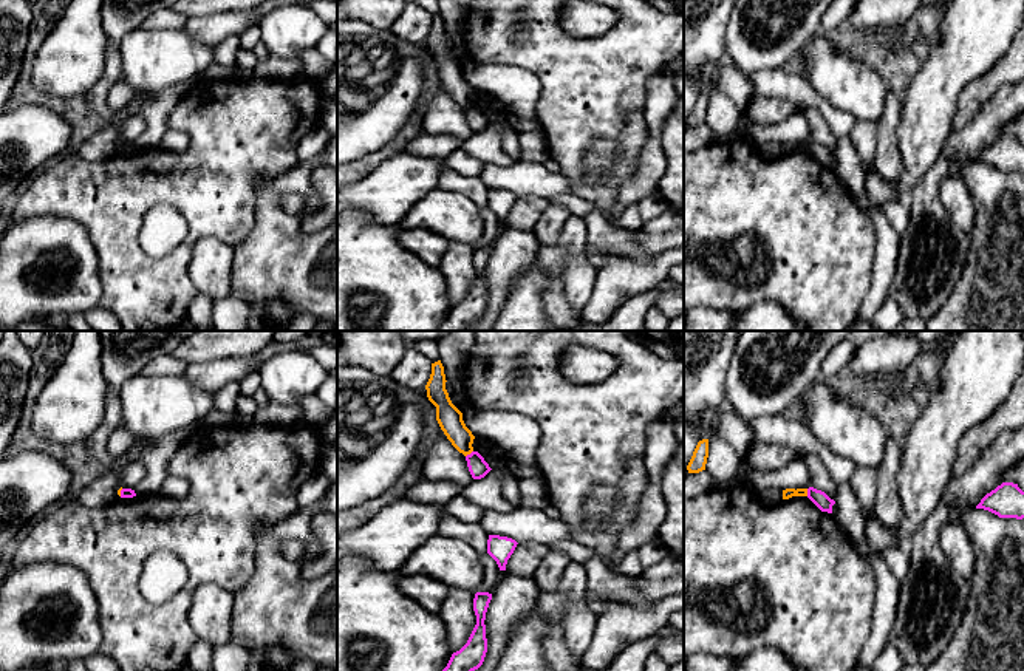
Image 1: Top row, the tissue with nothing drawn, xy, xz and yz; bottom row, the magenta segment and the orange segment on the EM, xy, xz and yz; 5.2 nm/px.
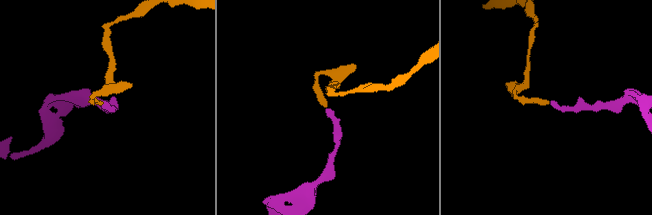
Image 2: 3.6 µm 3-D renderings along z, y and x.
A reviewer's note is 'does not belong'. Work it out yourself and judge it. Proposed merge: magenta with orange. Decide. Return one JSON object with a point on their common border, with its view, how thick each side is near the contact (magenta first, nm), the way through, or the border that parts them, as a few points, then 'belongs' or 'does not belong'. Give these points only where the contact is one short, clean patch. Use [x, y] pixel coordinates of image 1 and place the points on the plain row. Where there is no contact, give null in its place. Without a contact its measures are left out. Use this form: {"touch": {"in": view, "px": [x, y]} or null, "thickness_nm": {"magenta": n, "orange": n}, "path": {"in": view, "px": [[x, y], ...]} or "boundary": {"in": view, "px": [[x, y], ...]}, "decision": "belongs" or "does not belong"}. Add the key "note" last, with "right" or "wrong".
{"touch": {"in": "xz", "px": [471, 107]}, "thickness_nm": {"magenta": 100, "orange": 130}, "boundary": {"in": "xz", "px": [[472, 104], [466, 110]]}, "decision": "does not belong", "note": "right"}

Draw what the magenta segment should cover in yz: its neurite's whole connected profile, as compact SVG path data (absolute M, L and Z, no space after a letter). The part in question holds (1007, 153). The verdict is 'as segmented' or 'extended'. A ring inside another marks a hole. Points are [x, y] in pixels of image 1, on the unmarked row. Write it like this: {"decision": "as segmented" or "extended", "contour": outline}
{"decision": "as segmented", "contour": "M1002 136L987 147L976 162L988 164L999 172L1024 172L1024 145L1013 136Z"}

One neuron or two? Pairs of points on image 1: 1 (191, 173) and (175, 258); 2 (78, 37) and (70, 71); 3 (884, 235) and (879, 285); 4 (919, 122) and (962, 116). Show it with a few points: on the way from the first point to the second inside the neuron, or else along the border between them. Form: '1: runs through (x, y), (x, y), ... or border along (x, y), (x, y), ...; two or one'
1: runs through (194, 195), (192, 237); one
2: runs through (76, 45), (70, 56), (70, 64); one
3: runs through (884, 248), (884, 272); one
4: border along (967, 85), (958, 98), (958, 108), (950, 130); two

